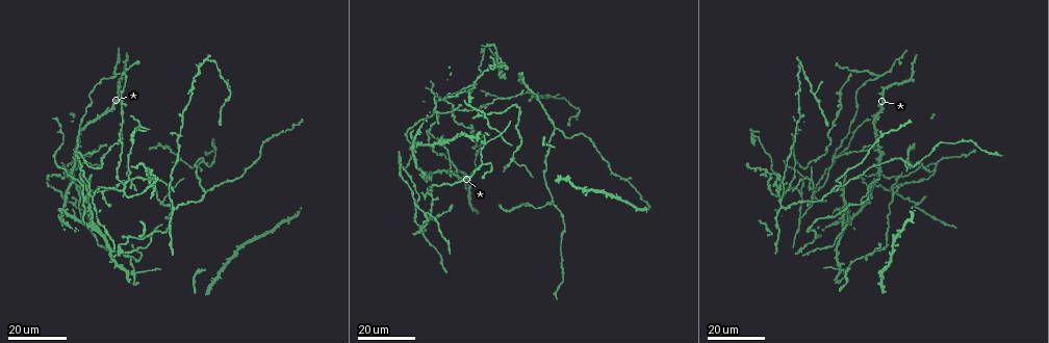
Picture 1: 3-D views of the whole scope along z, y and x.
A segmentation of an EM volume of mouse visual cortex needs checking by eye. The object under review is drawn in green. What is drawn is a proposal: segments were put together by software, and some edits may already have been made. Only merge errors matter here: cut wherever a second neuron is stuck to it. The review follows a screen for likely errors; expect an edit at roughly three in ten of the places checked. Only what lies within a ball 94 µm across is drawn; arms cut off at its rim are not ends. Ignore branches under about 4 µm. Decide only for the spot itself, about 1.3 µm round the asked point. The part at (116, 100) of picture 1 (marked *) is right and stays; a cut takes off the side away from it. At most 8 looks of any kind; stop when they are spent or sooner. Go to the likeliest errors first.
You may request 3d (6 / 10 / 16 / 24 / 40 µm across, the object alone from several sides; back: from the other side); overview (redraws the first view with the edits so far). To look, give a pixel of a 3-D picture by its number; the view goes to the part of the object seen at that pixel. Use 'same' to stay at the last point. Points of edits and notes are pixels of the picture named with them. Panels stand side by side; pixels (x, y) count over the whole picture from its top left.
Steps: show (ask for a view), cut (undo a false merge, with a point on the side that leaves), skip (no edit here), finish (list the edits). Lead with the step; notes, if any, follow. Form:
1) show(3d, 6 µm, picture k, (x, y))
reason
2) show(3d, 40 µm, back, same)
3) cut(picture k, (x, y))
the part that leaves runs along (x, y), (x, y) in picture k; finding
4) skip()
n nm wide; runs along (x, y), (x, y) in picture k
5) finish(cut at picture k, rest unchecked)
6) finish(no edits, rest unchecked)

show(3d, 16 µm, picture 1, (122, 191))
four arms meet

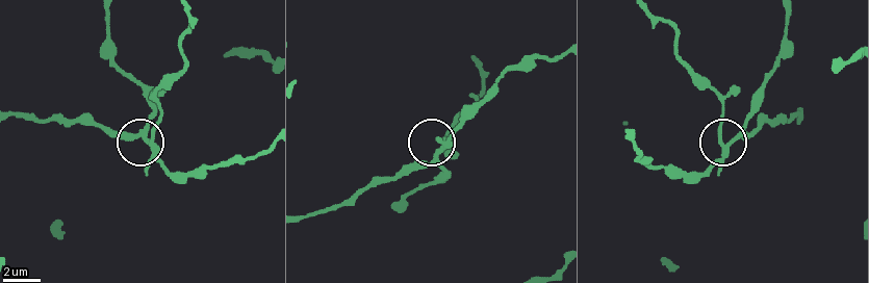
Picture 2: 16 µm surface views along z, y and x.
show(3d, 6 µm, picture 2, (726, 142))

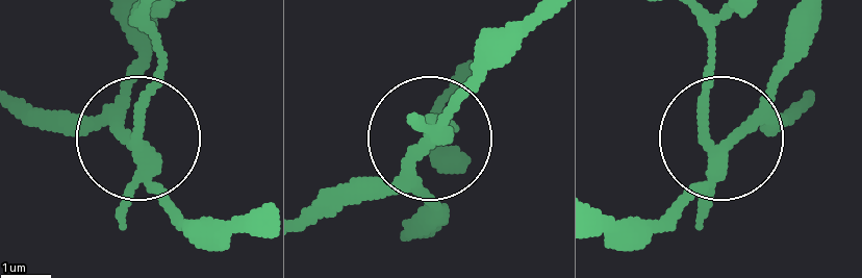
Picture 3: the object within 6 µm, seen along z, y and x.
cut(picture 3, (123, 229))
side arm 35 µm; the part that leaves runs along (714, 147), (702, 114), (714, 51), (689, 14) in picture 3; two neurons meet here

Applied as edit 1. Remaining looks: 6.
show(3d, 24 µm, picture 1, (451, 160))
two arms in line, one across

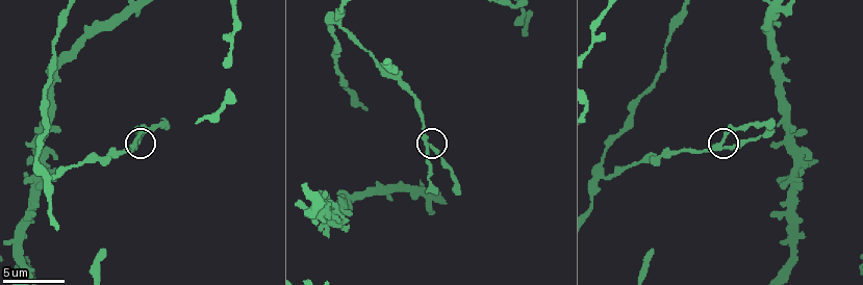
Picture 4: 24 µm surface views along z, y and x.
show(3d, 10 µm, picture 4, (425, 143))
closer look

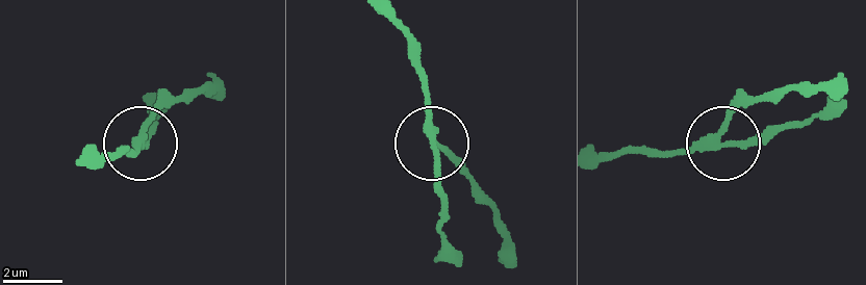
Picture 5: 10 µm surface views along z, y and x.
skip()
3 arms; runs along (391, 18), (404, 33), (429, 107), (443, 216) in picture 5; one neuron here

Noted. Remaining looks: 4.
show(3d, 24 µm, picture 1, (77, 186))
four arms meet

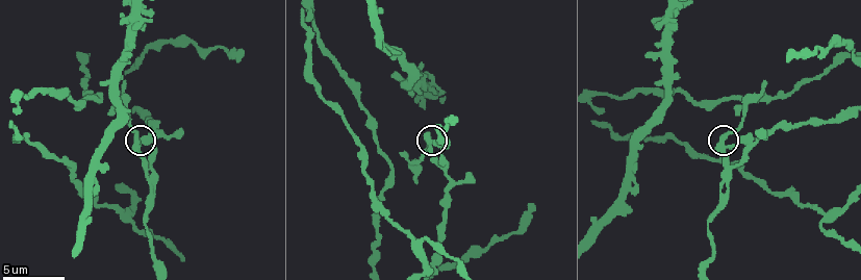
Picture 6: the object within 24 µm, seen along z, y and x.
show(3d, 10 µm, picture 6, (730, 148))
closer look

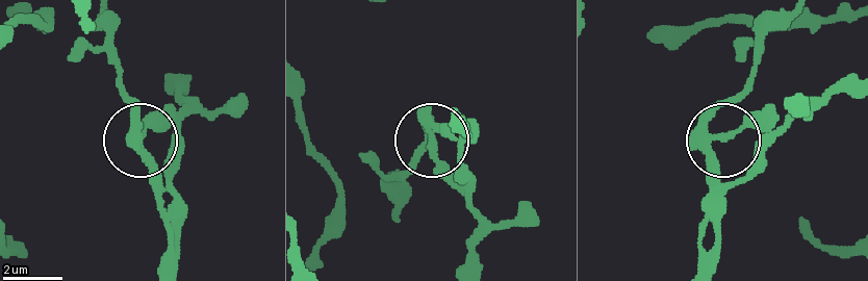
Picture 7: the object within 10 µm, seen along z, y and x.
skip()
300 nm wide; all the same neuron

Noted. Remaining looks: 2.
show(3d, 16 µm, picture 1, (83, 198))

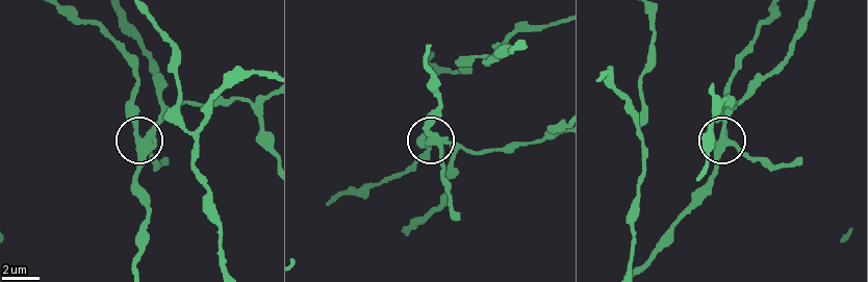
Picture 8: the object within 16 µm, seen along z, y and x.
show(3d, 10 µm, picture 8, (139, 137))
closer look

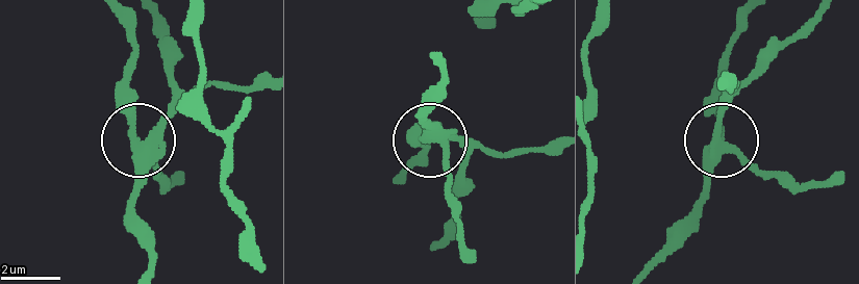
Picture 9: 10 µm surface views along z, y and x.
skip()
runs along (149, 14), (167, 66), (169, 103), (136, 148), (136, 212) in picture 9; all the same neuron

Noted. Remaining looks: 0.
finish(cut at picture 3, rest unchecked)

